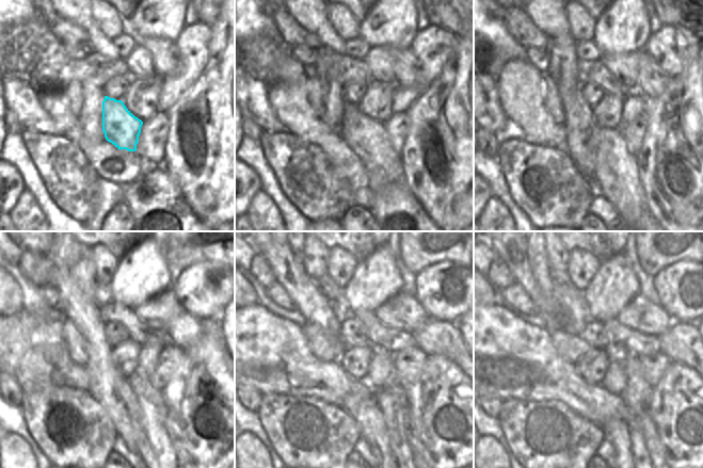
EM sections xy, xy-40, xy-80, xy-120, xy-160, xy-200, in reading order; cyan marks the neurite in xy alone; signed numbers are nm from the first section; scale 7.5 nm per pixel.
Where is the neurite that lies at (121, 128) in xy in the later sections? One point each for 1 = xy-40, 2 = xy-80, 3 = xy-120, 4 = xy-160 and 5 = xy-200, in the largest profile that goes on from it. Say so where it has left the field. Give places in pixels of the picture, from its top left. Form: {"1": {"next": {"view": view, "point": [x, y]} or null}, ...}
{"1": {"next": {"view": "xy-40", "point": [360, 131]}}, "2": {"next": {"view": "xy-80", "point": [623, 162]}}, "3": {"next": {"view": "xy-120", "point": [152, 403]}}, "4": {"next": {"view": "xy-160", "point": [392, 400]}}, "5": {"next": {"view": "xy-200", "point": [638, 448]}}}

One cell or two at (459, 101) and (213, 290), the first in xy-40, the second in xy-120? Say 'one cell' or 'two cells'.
two cells

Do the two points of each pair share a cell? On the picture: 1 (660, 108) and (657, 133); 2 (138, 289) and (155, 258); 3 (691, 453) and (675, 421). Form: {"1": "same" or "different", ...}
{"1": "same", "2": "same", "3": "same"}

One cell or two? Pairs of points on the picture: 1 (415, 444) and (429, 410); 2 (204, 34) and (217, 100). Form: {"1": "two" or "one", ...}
{"1": "two", "2": "two"}

